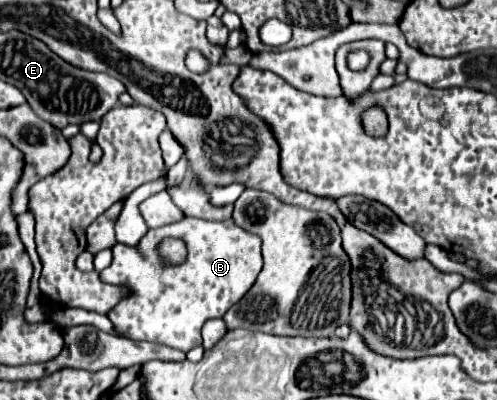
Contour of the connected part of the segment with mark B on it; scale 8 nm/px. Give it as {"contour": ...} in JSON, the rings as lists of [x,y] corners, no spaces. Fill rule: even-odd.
{"contour":[[[184,216],[180,222],[148,230],[142,238],[142,242],[132,248],[126,244],[116,244],[112,248],[112,264],[100,272],[100,280],[116,286],[130,288],[130,298],[122,298],[110,312],[108,318],[114,322],[116,330],[120,330],[126,338],[132,340],[148,340],[158,342],[164,346],[178,348],[182,352],[188,352],[194,346],[202,344],[200,330],[206,320],[222,318],[256,282],[256,276],[262,270],[262,240],[256,234],[250,234],[234,224],[234,220],[222,220],[222,222],[208,222],[200,218]],[[164,238],[180,238],[186,244],[188,256],[182,264],[170,264],[162,260],[158,246]]]}

